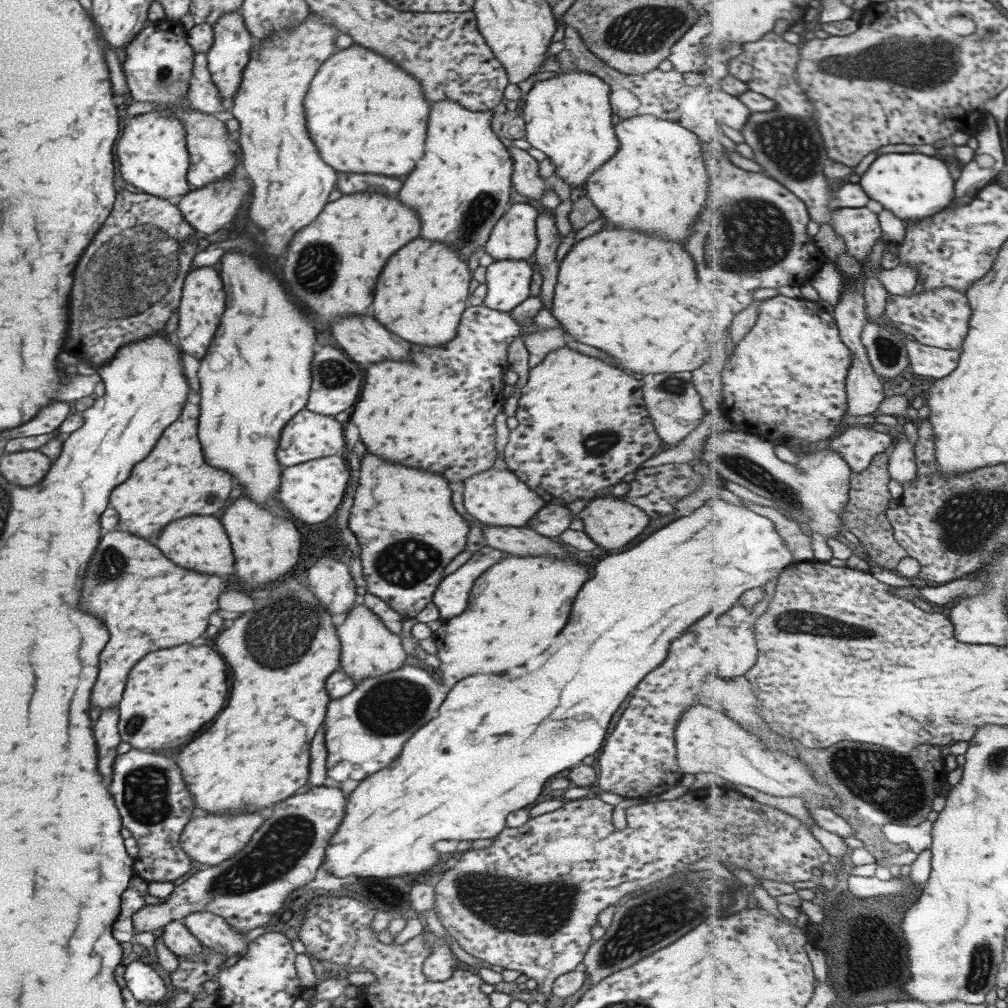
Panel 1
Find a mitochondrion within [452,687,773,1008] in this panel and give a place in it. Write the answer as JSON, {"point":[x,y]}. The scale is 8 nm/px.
{"point":[511,906]}

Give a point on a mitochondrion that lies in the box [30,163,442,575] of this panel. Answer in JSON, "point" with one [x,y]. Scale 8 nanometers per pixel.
{"point":[135,271]}

